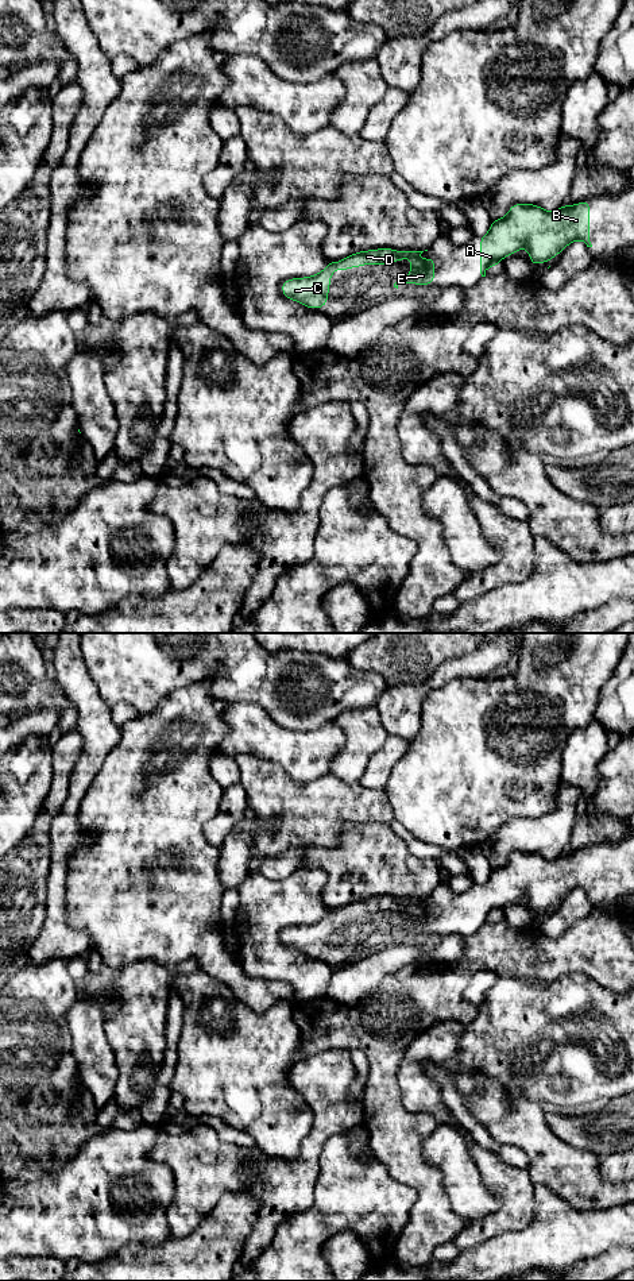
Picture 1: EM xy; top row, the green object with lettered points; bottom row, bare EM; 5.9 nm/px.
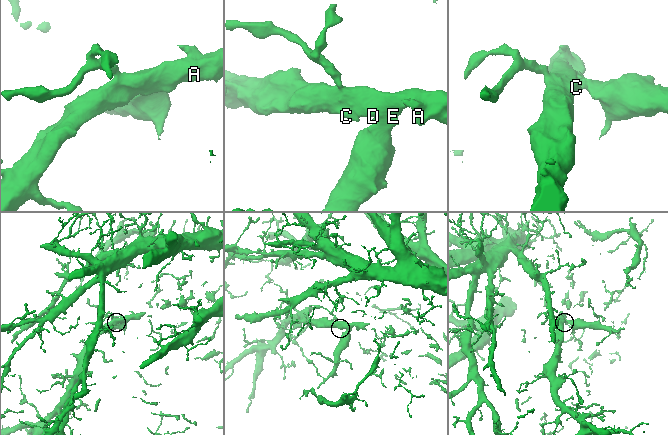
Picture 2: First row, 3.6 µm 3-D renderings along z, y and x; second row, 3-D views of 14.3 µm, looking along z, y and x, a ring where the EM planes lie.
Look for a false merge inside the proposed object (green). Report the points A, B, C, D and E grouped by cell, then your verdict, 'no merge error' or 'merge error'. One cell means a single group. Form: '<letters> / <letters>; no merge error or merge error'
A B C D E; no merge error

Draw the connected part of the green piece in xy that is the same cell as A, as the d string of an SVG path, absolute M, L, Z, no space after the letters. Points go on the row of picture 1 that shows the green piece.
M587 200L552 212L534 204L514 204L480 238L480 274L486 277L488 267L499 265L505 256L521 248L529 250L531 266L545 263L575 240L592 247Z

